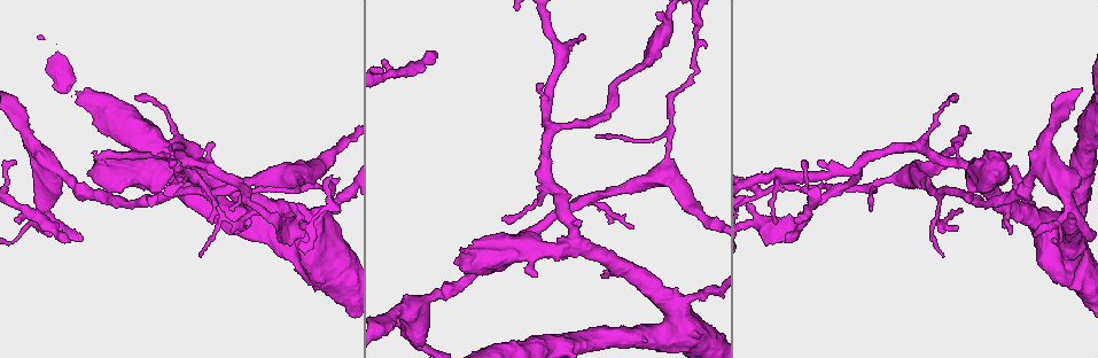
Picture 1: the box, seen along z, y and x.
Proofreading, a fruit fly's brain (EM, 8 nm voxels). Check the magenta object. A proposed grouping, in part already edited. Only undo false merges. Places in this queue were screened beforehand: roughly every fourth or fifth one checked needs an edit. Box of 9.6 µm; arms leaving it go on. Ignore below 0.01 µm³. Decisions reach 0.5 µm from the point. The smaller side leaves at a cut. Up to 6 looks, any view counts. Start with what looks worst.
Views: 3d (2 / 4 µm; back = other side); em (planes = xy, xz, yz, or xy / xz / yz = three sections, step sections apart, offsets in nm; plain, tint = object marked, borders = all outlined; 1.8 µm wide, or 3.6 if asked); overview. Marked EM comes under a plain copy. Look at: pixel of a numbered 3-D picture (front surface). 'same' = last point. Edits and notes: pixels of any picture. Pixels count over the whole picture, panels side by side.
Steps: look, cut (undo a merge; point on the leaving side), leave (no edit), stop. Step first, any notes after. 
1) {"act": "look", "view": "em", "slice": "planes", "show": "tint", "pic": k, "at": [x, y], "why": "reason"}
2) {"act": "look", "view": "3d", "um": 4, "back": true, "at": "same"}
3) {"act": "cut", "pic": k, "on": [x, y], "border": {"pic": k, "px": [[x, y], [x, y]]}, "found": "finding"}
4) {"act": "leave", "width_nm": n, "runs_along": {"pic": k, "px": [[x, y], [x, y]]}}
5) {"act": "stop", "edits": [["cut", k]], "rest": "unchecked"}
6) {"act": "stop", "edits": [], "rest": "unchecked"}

{"act": "look", "view": "em", "slice": "planes", "show": "tint", "pic": 1, "at": [230, 221], "why": "a narrow waist"}

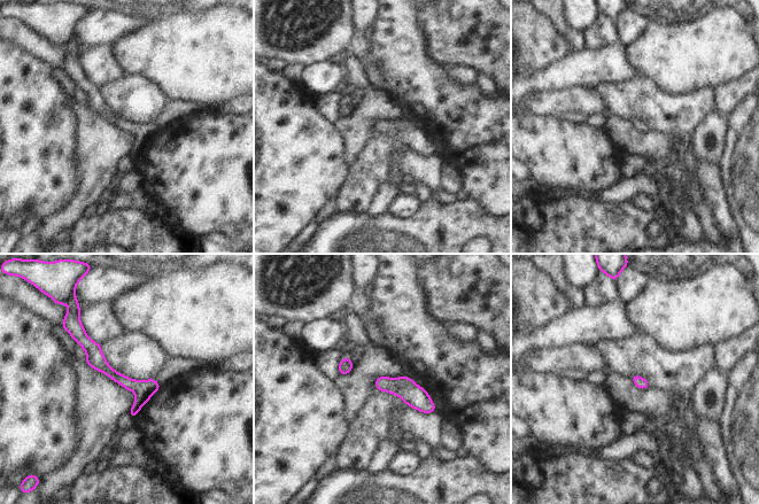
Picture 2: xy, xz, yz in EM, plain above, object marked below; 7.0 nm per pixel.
{"act": "leave", "runs_along": {"pic": 2, "px": [[80, 331], [94, 356], [138, 392], [133, 412]]}, "found": "all the same neuron"}

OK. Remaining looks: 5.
{"act": "look", "view": "3d", "um": 4, "pic": 1, "at": [668, 137], "why": "side arm on a straight run"}

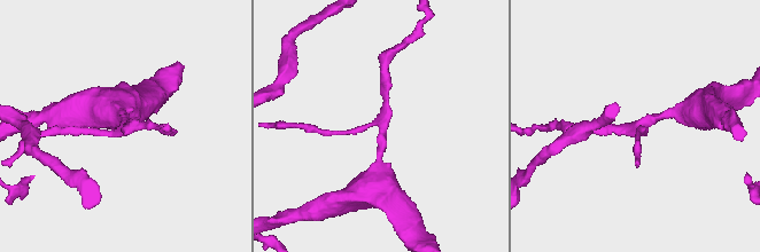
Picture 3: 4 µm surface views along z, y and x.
{"act": "look", "view": "em", "slice": "planes", "show": "tint", "pic": 3, "at": [382, 129], "arms": 3}

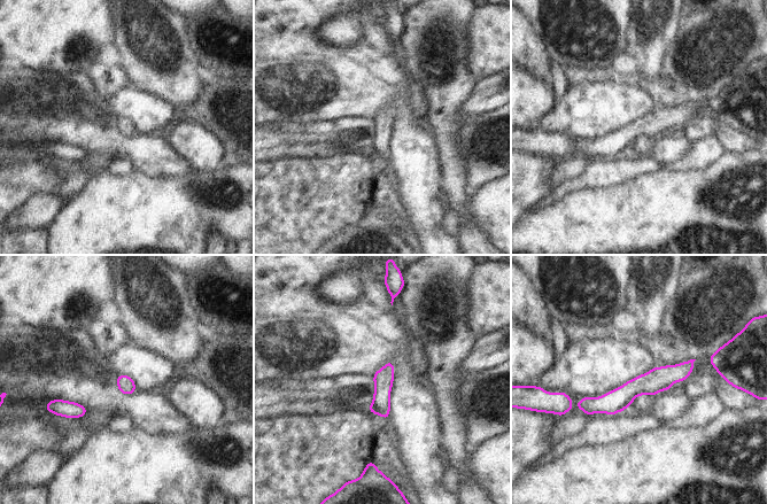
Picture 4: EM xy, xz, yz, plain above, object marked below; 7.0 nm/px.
{"act": "leave", "runs_along": {"pic": 4, "px": [[690, 363], [611, 403], [580, 405]]}, "found": "continuous, no second neuron"}

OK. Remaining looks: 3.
{"act": "look", "view": "3d", "um": 4, "pic": 1, "at": [162, 170], "why": "small branch off a trunk"}

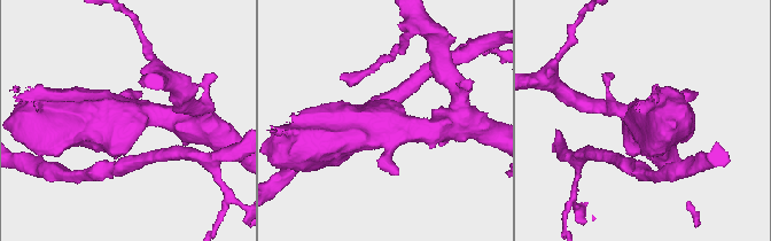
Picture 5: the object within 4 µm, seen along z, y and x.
{"act": "look", "view": "em", "um": 3.6, "slice": "xz", "step": 8, "show": "tint", "pic": 5, "at": [386, 117], "arms": 4, "why": "now the EM"}

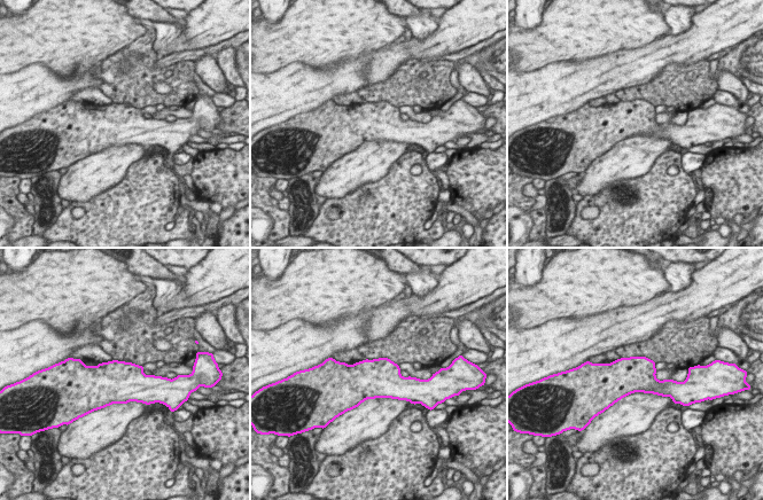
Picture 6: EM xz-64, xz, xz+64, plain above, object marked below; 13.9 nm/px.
{"act": "leave", "found": "all the same neuron"}

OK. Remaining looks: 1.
{"act": "stop", "edits": [], "rest": "unchecked"}

